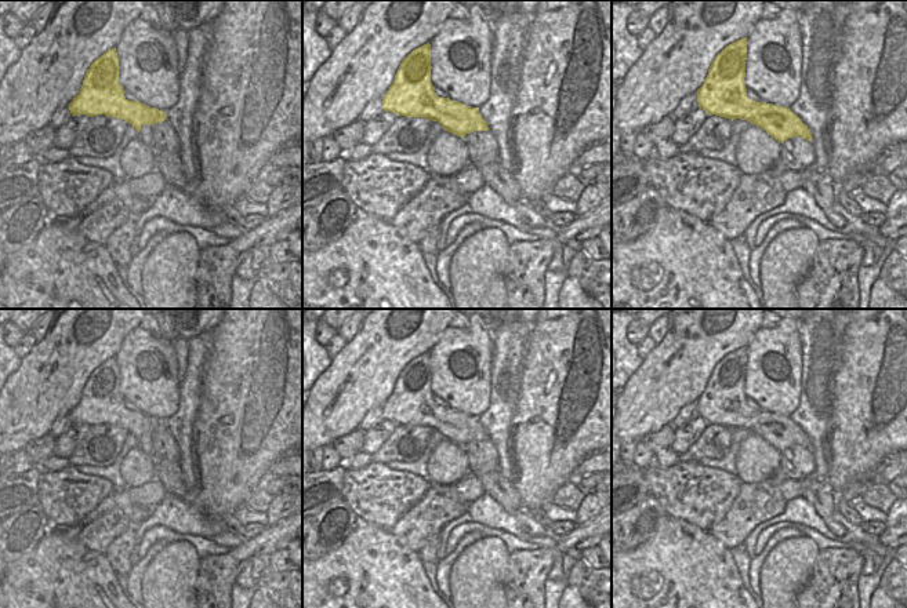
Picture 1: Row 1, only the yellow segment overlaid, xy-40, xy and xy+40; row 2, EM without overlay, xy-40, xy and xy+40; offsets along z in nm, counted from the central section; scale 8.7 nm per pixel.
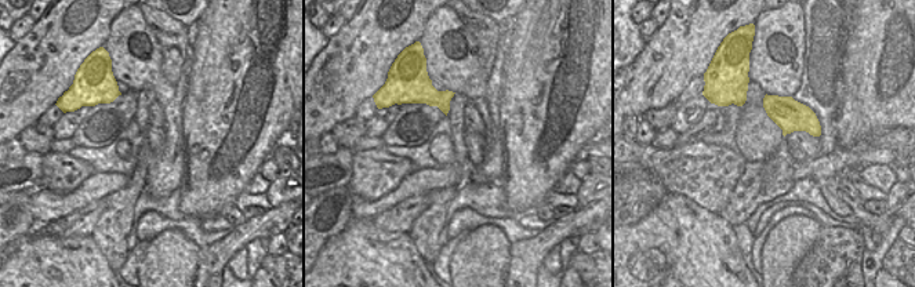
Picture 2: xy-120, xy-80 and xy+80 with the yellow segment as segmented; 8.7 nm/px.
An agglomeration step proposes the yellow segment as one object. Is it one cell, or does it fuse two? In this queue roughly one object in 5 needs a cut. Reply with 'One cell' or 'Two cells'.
One cell.

